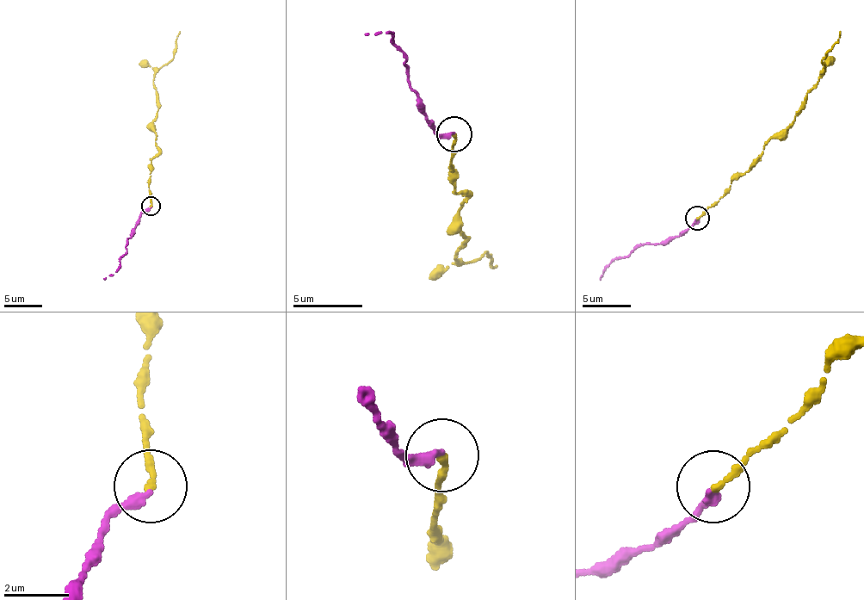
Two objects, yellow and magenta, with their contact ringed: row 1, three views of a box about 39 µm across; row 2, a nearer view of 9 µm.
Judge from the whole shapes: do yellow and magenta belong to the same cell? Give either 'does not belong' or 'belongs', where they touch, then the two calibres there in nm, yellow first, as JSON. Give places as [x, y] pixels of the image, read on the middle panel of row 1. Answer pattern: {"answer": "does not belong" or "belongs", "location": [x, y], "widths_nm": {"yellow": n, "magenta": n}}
{"answer": "belongs", "location": [454, 133], "widths_nm": {"yellow": 240, "magenta": 320}}

